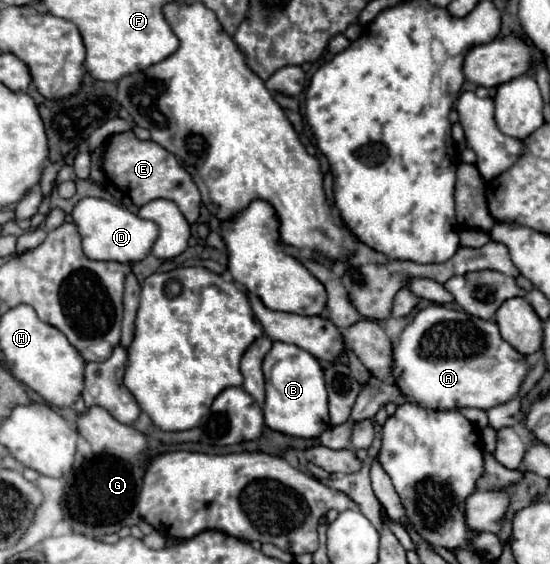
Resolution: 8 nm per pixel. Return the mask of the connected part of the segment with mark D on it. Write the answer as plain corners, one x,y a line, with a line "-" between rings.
83,198
71,212
73,222
83,238
83,250
93,260
113,260
113,262
141,262
153,248
157,240
157,224
139,218
123,206
117,206
103,198

